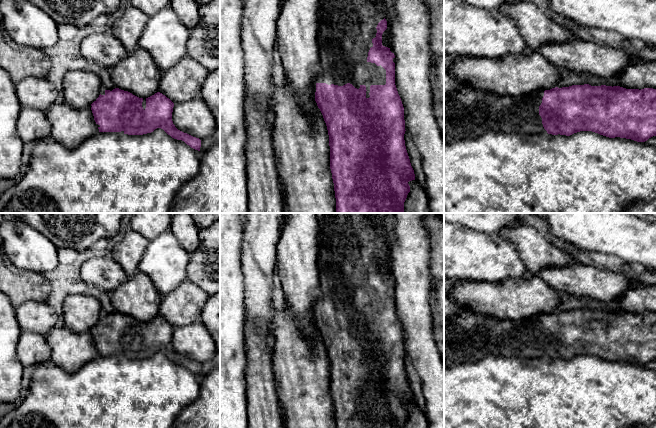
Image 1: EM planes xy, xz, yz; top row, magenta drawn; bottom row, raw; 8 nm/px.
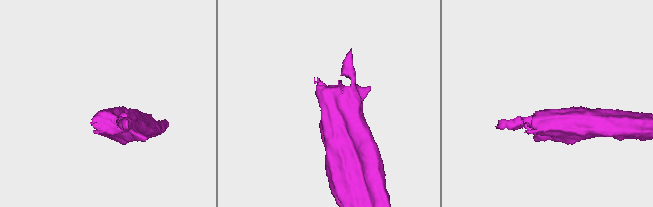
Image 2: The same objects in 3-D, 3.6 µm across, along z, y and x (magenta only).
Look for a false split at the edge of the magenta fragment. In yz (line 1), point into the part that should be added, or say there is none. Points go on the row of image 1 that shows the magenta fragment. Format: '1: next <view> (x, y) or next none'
1: next yz (468, 113)

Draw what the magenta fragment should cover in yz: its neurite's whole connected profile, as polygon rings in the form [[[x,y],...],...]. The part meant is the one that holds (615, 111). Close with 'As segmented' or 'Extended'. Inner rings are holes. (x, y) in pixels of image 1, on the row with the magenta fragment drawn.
[[[584,84],[513,97],[468,86],[444,95],[444,145],[488,131],[566,136],[592,131],[645,142],[656,136],[656,89]]]. Extended

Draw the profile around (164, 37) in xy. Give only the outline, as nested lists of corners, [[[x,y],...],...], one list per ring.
[[[167,7],[149,17],[138,47],[145,49],[160,72],[164,72],[188,55],[189,33],[190,29],[179,20],[171,7]]]

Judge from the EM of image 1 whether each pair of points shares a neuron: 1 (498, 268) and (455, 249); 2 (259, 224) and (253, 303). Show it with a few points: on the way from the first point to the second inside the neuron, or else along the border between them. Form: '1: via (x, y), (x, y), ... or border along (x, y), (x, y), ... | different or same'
1: via (487, 257), (466, 255) | same
2: via (259, 244), (258, 283) | same

